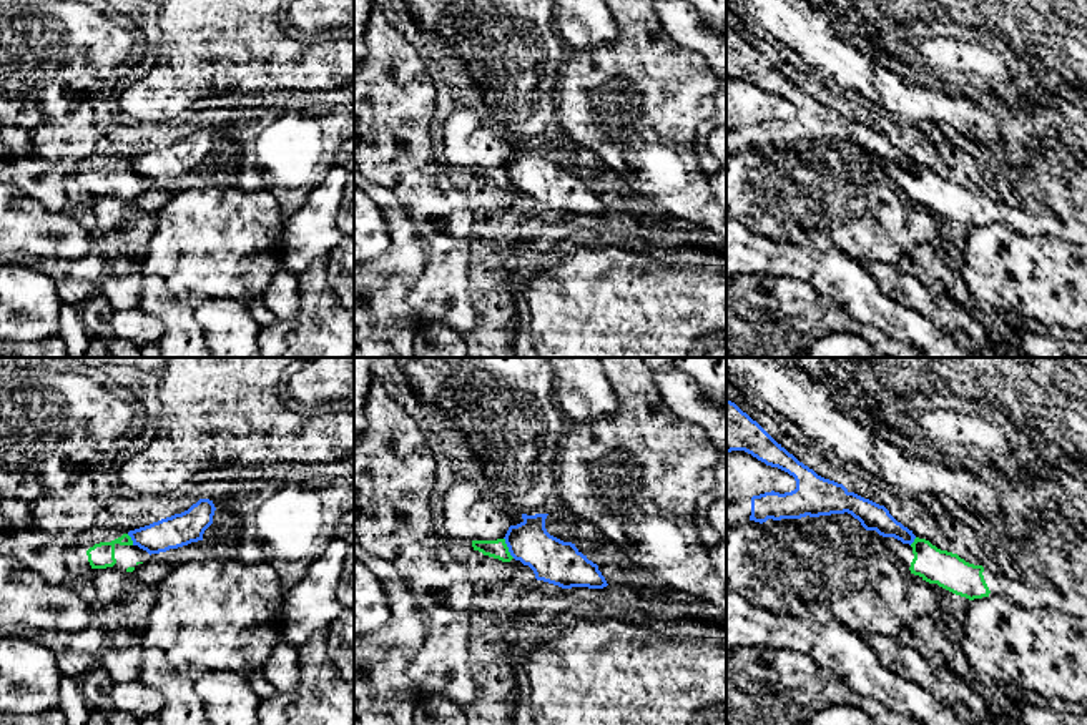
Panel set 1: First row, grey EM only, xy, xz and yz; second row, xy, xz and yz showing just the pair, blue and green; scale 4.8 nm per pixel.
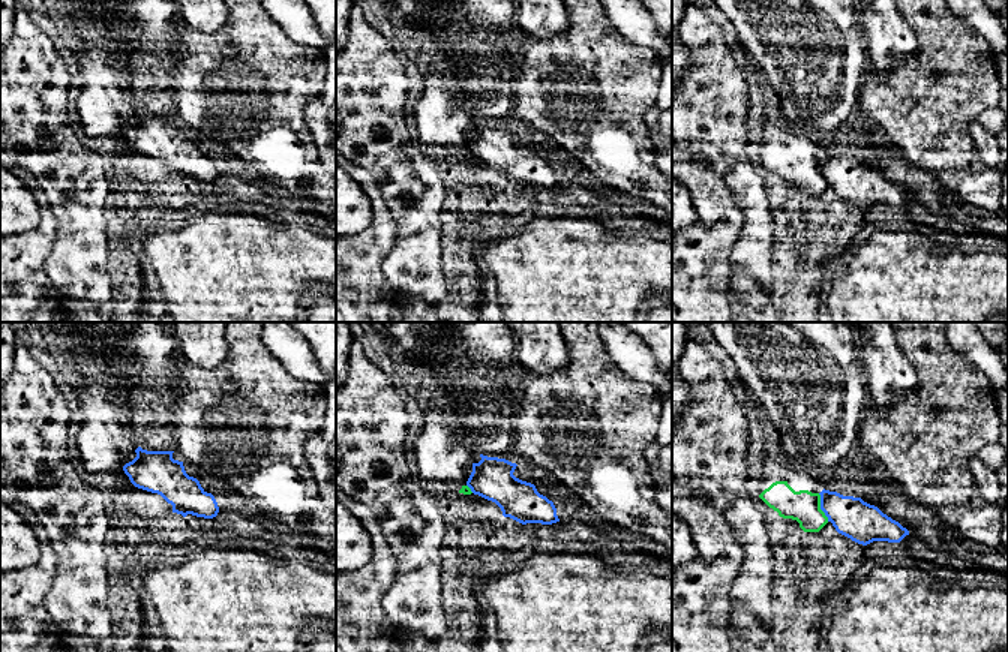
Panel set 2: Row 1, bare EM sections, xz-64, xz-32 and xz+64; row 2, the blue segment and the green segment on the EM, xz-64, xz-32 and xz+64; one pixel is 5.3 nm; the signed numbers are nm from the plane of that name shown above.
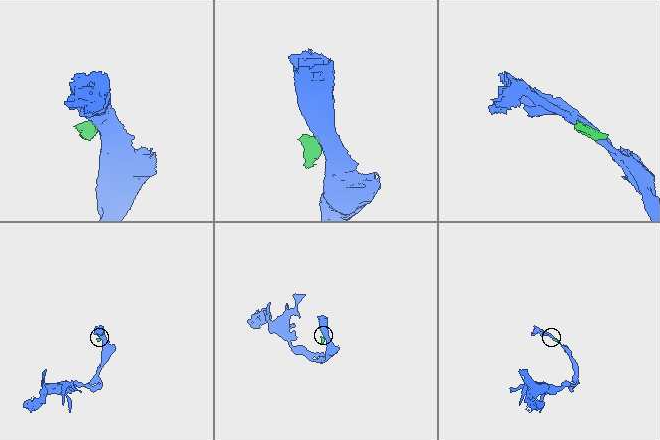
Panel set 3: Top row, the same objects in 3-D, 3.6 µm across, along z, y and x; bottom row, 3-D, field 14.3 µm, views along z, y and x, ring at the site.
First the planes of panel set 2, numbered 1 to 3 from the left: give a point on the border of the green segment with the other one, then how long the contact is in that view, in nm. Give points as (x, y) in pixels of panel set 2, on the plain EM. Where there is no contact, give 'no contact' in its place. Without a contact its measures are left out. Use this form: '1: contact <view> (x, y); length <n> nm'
1: no contact
2: contact xz-32 (470, 152); length 60 nm
3: contact xz+64 (821, 171); length 160 nm

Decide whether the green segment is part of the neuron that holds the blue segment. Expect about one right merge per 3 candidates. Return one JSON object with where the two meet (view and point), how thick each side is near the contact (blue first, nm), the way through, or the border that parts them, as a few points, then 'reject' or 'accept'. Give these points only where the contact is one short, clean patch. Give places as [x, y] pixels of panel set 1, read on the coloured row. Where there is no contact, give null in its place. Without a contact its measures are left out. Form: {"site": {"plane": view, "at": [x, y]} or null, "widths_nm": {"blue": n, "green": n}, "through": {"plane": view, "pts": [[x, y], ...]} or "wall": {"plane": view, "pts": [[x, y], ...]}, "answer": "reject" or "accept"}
{"site": {"plane": "xz", "at": [509, 547]}, "widths_nm": {"blue": 220, "green": 90}, "wall": {"plane": "xz", "pts": [[504, 537], [514, 557]]}, "answer": "reject"}

